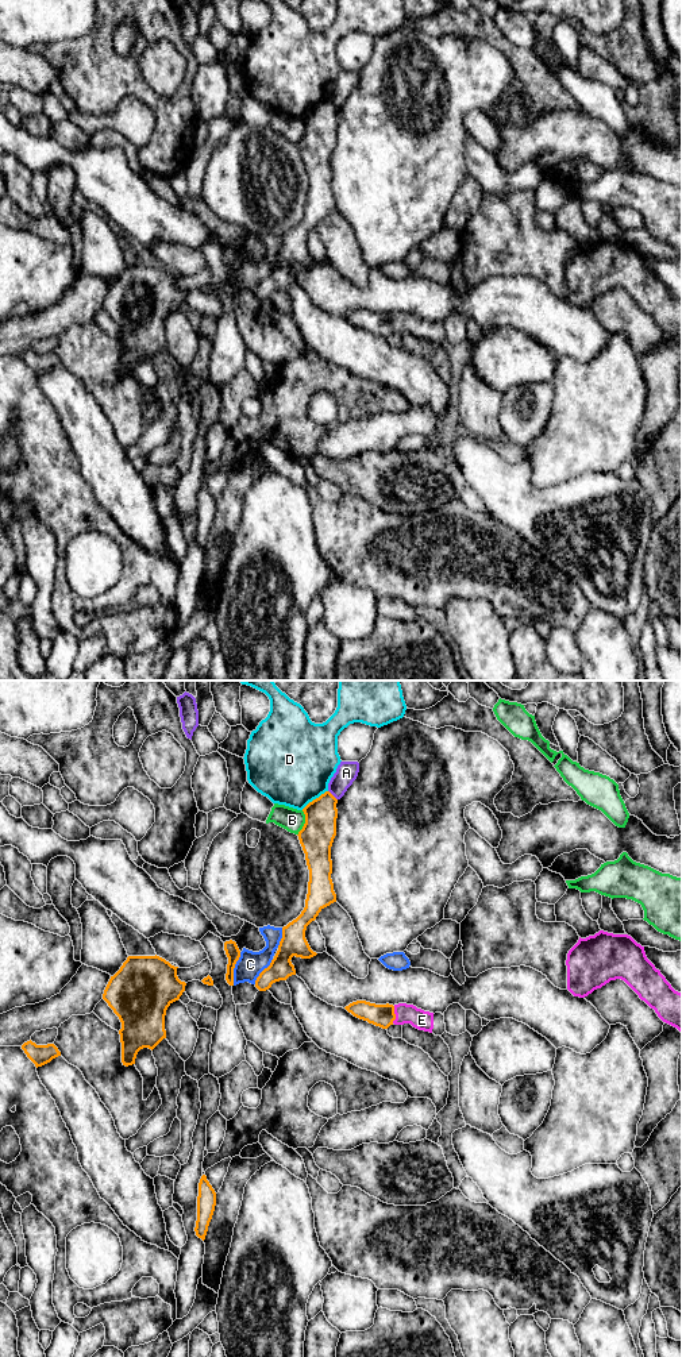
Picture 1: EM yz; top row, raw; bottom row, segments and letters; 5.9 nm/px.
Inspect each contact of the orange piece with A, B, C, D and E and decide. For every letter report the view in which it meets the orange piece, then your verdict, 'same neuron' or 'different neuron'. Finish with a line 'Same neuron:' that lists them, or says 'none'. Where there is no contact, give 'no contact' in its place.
A: meets orange in yz; different neuron
B: meets orange in yz; different neuron
C: meets orange in yz; different neuron
D: meets orange in yz; different neuron
E: meets orange in yz; same neuron
Same neuron: E

